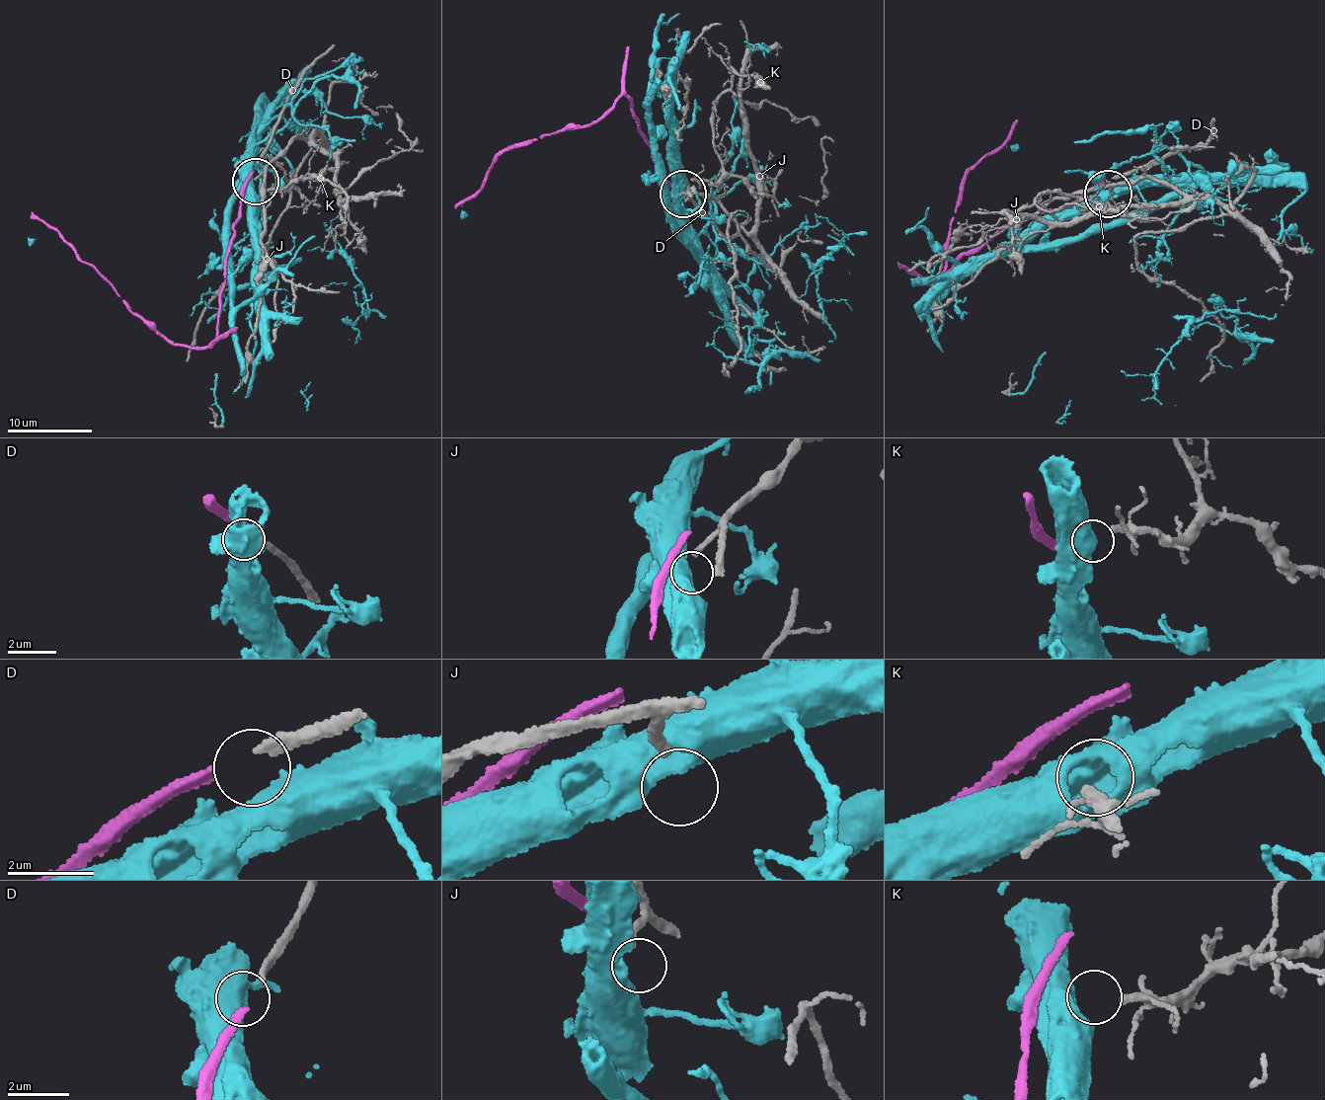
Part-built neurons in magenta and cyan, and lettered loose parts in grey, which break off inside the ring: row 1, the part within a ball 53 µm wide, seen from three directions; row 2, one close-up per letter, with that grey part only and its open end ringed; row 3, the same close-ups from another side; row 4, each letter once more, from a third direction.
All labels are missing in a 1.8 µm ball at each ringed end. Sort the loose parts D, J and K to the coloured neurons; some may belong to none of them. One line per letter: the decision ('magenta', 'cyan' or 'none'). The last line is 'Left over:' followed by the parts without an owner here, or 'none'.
D: magenta
J: none
K: cyan
Left over: J

